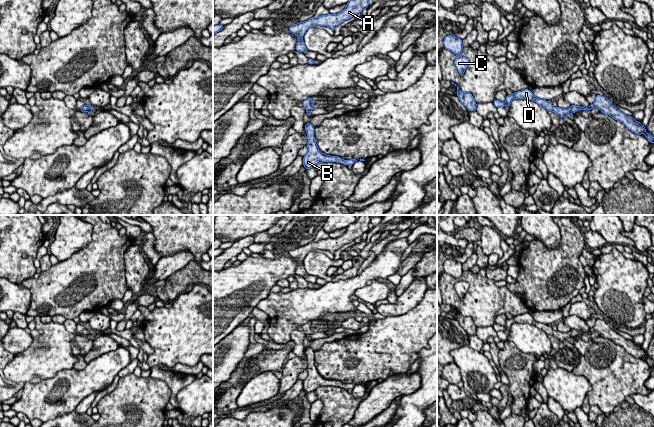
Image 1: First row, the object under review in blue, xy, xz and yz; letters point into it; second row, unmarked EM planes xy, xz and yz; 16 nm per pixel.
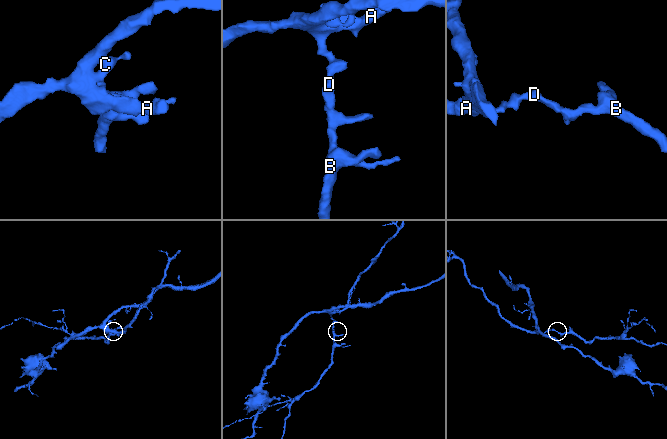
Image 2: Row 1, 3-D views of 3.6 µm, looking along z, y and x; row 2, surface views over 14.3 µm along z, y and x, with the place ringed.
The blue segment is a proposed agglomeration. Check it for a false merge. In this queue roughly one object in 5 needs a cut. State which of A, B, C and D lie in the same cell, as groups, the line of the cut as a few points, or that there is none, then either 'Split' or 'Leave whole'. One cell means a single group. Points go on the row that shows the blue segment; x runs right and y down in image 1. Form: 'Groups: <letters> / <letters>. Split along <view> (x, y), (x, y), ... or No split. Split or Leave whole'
Groups: A B C D. No split. Leave whole

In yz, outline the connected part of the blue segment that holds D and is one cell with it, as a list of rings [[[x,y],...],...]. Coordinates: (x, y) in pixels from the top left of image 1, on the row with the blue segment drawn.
[[[524,89],[515,92],[512,95],[507,95],[505,102],[501,102],[495,99],[493,104],[496,108],[504,106],[510,107],[511,101],[515,98],[532,100],[537,104],[543,106],[548,112],[553,111],[560,118],[566,117],[569,114],[573,114],[579,110],[592,110],[594,107],[597,107],[601,110],[603,114],[609,115],[615,120],[622,122],[629,130],[631,130],[635,134],[644,134],[650,143],[654,143],[654,137],[646,132],[644,125],[636,121],[633,117],[625,115],[615,106],[611,105],[605,96],[596,95],[594,103],[591,104],[588,108],[571,105],[569,108],[563,109],[558,106],[554,107],[550,101],[539,99],[529,89]]]

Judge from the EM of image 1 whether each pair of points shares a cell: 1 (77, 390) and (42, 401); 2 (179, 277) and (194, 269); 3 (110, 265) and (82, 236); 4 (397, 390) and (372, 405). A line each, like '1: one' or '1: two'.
1: one
2: one
3: two
4: one

